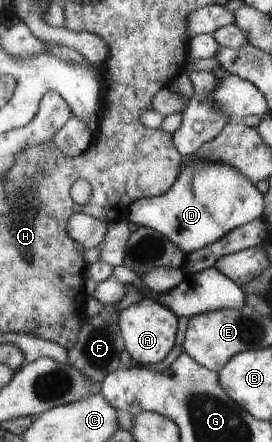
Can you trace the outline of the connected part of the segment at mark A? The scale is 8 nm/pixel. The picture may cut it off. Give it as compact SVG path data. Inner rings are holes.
M145 293L139 303L123 309L120 312L119 324L125 350L129 352L132 361L145 367L163 362L175 346L178 321L178 316L171 308L156 301L149 293Z

